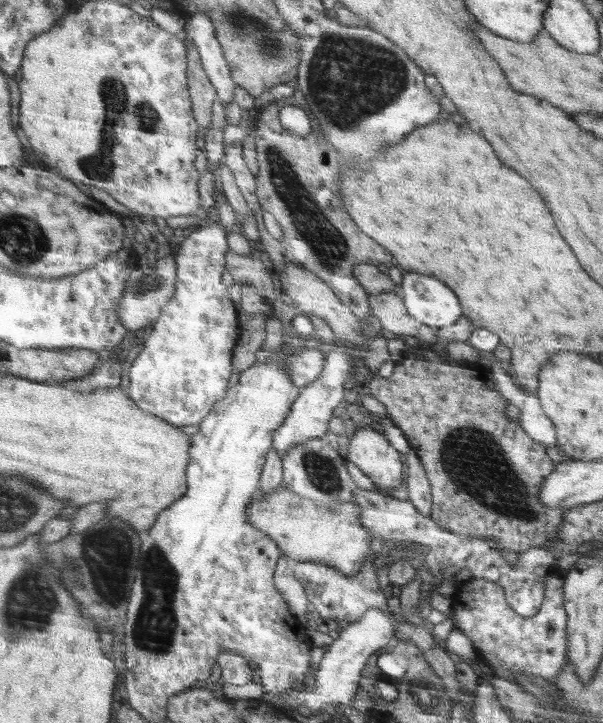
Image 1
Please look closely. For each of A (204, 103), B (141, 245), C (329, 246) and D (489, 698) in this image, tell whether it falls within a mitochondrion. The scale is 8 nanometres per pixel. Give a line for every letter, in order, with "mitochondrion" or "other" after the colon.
A: other
B: other
C: mitochondrion
D: other

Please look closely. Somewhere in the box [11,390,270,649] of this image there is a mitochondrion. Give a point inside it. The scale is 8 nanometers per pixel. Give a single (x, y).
(99, 569)

